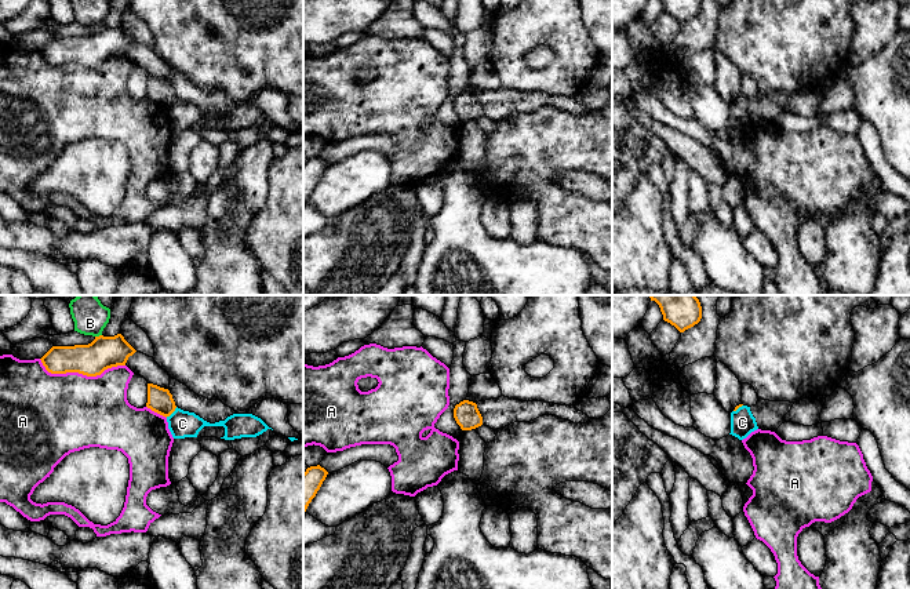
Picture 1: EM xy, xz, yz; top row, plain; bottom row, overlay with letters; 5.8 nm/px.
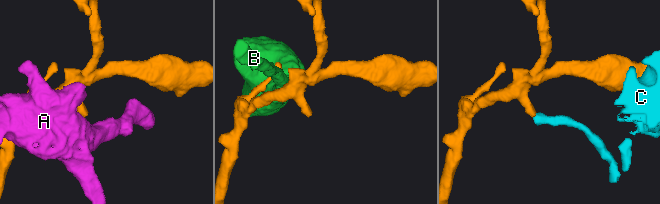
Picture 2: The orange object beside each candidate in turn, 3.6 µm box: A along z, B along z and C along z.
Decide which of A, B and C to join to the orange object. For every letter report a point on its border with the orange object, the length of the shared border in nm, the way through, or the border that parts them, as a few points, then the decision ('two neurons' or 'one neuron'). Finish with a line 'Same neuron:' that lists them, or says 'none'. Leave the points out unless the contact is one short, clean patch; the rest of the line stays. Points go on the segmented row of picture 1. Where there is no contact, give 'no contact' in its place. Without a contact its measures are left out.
A: meets orange in xy at (80, 373); contact 500 nm long; two neurons
B: meets orange in xy at (99, 335); contact 40 nm long; two neurons
C: meets orange in xy at (171, 413); contact 90 nm long; border along xy (177, 407), (166, 417); two neurons
Same neuron: none

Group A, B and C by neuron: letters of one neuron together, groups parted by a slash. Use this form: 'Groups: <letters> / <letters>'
Groups: A / B / C

